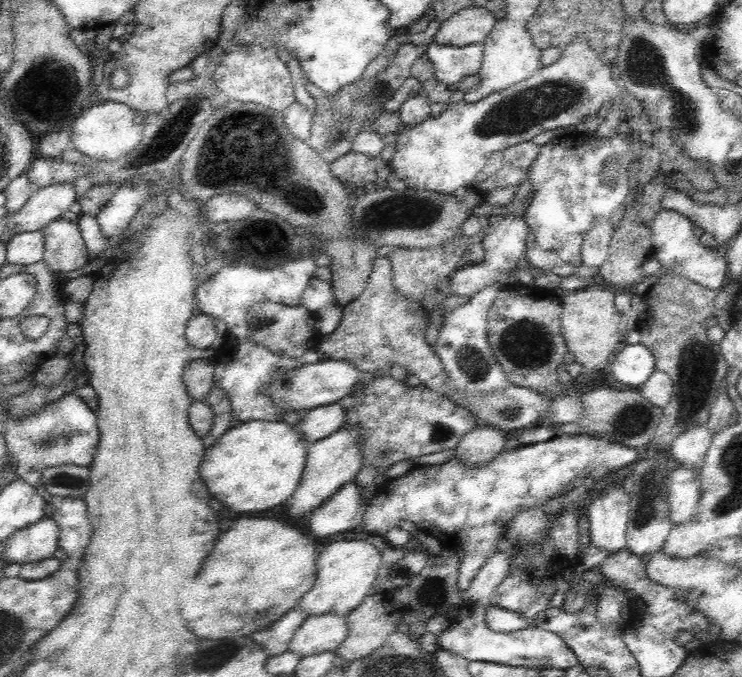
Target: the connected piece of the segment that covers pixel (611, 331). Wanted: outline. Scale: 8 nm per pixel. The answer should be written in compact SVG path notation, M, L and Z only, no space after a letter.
M595 286L586 287L578 291L570 291L566 296L561 297L563 312L560 314L560 328L566 348L574 354L575 362L582 365L582 370L594 372L602 370L607 366L608 356L614 352L616 344L620 339L620 317L621 312L616 309L614 304L615 294L610 290L600 290Z

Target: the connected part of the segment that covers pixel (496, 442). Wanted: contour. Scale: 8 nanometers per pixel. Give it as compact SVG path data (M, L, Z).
M476 427L467 432L456 445L456 457L468 467L486 466L505 450L507 439L497 428Z

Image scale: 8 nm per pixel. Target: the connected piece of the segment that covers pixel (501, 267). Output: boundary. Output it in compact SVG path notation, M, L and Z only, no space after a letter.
M504 215L500 222L486 227L487 233L482 242L485 251L485 260L482 264L463 264L461 268L454 273L444 283L444 288L450 295L467 296L469 299L480 293L483 289L490 287L498 281L498 278L505 272L515 272L518 262L525 257L527 252L527 243L530 228L522 216Z

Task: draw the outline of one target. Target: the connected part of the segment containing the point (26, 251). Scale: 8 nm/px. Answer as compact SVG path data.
M41 230L15 234L7 243L6 263L21 269L43 260L45 239Z

